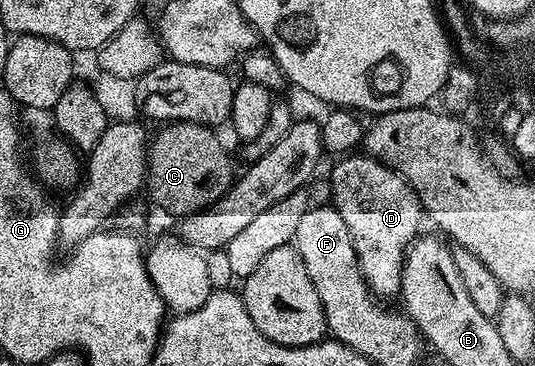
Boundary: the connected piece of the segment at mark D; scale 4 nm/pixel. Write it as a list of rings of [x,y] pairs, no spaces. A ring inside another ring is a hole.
[[[348,154],[340,160],[332,168],[332,197],[330,197],[330,203],[332,207],[338,210],[338,214],[342,214],[342,222],[346,222],[346,230],[350,230],[350,238],[352,239],[352,245],[354,246],[354,254],[358,258],[358,266],[360,267],[360,273],[362,278],[368,284],[369,290],[371,290],[373,297],[385,298],[384,296],[393,296],[393,298],[399,297],[400,283],[402,282],[402,266],[404,265],[404,256],[408,252],[408,247],[412,245],[412,241],[417,239],[421,235],[422,229],[420,229],[420,216],[422,220],[422,209],[420,207],[420,199],[416,197],[416,192],[409,184],[407,184],[397,172],[388,168],[381,160],[376,160],[373,156],[367,154]]]

